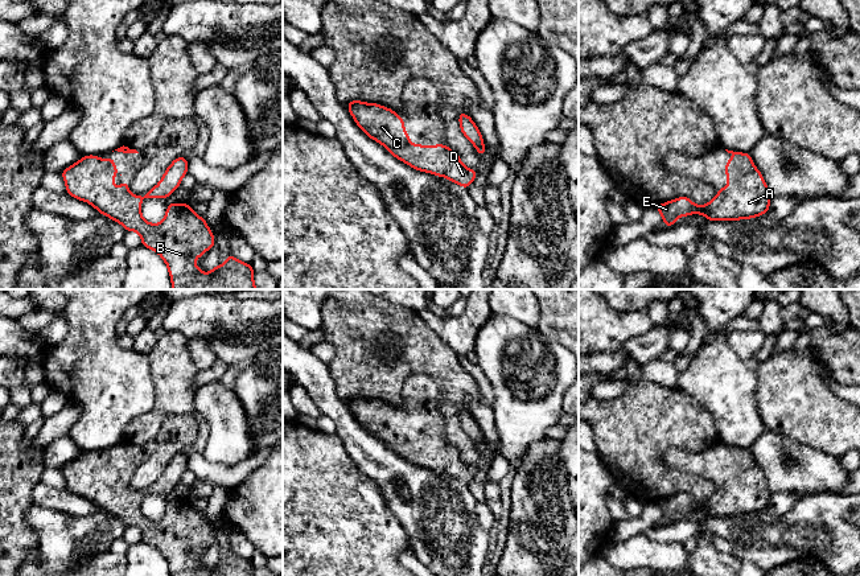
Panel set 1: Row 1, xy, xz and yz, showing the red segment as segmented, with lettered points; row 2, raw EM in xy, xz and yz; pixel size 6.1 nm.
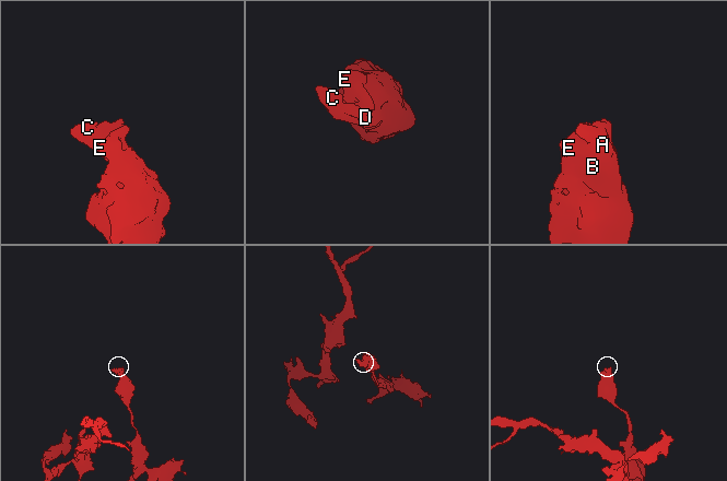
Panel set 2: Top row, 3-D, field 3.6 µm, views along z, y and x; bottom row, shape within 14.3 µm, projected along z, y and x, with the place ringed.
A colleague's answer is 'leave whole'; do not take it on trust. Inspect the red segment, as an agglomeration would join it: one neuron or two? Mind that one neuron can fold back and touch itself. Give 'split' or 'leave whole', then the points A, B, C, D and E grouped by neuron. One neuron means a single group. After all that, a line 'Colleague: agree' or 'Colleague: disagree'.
leave whole | A B C D E
Colleague: agree

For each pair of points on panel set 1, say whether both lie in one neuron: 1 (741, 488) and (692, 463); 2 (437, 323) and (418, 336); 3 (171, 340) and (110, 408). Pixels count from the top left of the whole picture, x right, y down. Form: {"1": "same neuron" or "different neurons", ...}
{"1": "same neuron", "2": "different neurons", "3": "different neurons"}

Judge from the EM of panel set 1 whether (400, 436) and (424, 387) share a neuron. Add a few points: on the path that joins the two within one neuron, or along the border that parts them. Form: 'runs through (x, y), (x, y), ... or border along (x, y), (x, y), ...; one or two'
runs through (412, 424), (419, 415), (420, 399); one

